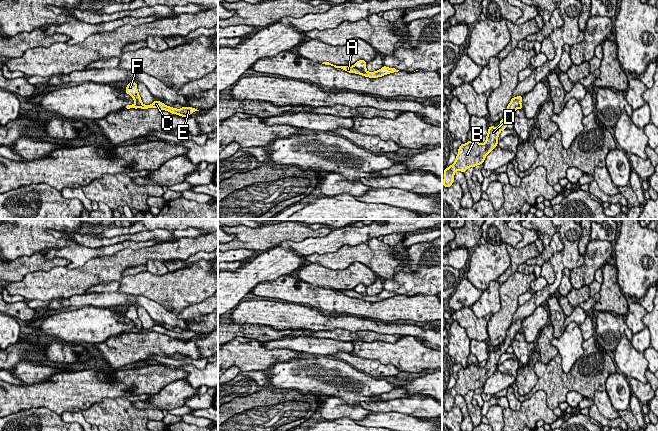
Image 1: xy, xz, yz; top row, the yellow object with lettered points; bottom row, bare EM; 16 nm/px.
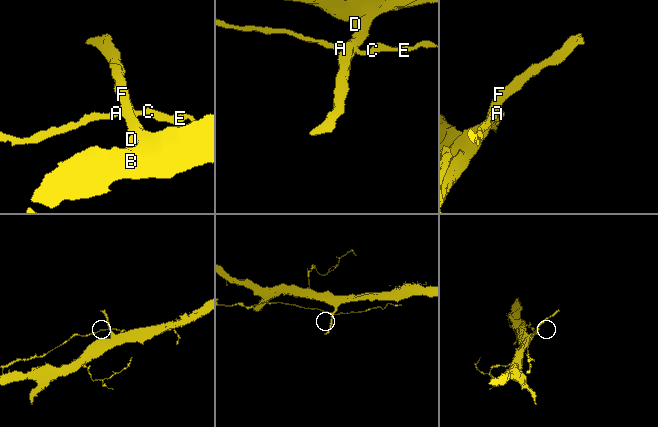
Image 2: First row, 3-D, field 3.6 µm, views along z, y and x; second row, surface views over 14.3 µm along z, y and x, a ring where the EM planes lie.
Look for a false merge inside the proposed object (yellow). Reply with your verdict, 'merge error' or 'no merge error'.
merge error

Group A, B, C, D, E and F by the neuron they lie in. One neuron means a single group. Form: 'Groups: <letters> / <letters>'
Groups: A C E / B D F

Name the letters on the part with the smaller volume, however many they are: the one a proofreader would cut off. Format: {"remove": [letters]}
{"remove": ["A", "C", "E"]}

